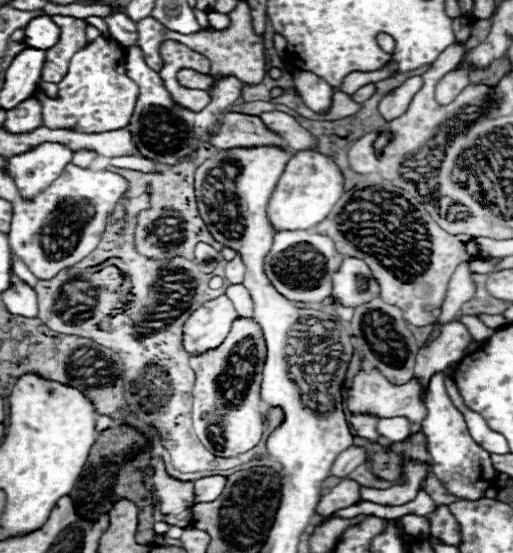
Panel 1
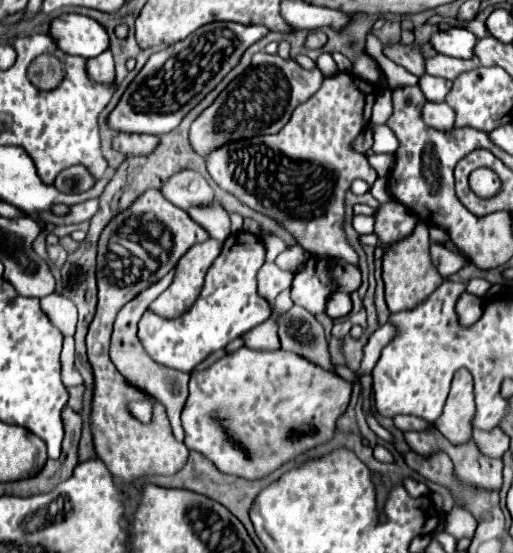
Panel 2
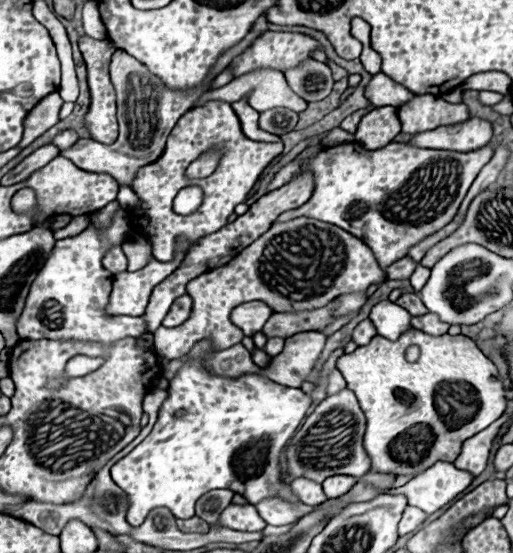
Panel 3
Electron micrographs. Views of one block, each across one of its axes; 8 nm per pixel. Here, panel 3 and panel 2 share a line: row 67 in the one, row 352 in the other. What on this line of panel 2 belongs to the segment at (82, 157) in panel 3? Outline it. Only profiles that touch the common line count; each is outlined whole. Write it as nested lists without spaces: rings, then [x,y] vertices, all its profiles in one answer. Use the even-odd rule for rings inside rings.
[[[144,292],[138,294],[138,300],[130,300],[116,316],[114,320],[114,334],[112,334],[112,346],[110,346],[110,354],[112,354],[112,362],[118,368],[118,372],[136,388],[152,394],[168,412],[168,420],[172,424],[174,436],[178,440],[184,440],[184,428],[182,428],[182,420],[180,420],[180,412],[184,408],[184,402],[188,398],[188,380],[190,374],[186,372],[178,372],[178,370],[170,370],[170,368],[162,368],[160,364],[152,362],[148,358],[148,354],[144,352],[144,348],[138,342],[136,336],[136,328],[138,328],[138,318],[142,318],[142,314],[148,310],[148,304],[154,298],[144,298]]]

